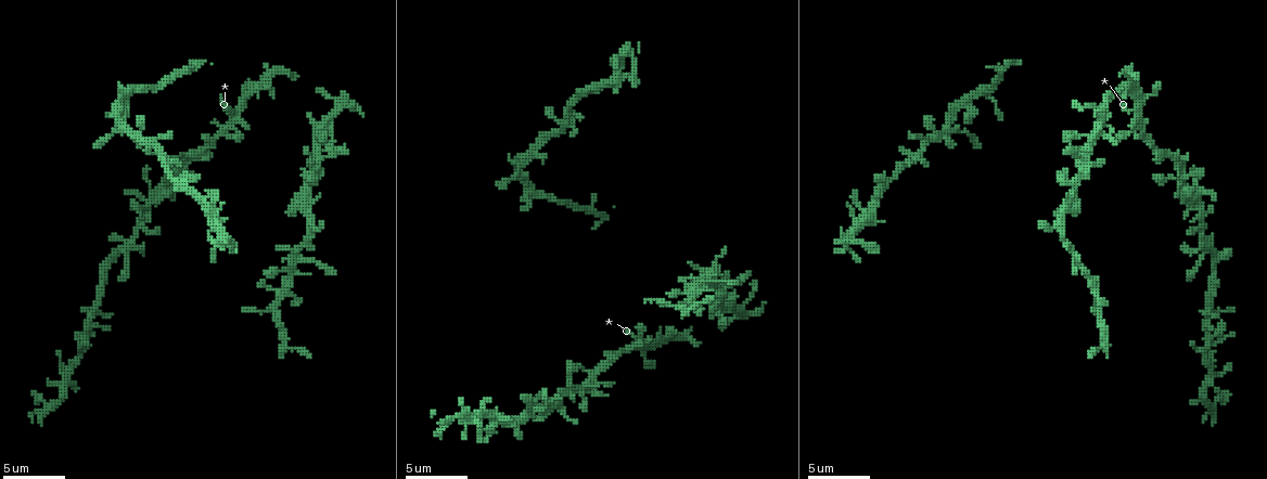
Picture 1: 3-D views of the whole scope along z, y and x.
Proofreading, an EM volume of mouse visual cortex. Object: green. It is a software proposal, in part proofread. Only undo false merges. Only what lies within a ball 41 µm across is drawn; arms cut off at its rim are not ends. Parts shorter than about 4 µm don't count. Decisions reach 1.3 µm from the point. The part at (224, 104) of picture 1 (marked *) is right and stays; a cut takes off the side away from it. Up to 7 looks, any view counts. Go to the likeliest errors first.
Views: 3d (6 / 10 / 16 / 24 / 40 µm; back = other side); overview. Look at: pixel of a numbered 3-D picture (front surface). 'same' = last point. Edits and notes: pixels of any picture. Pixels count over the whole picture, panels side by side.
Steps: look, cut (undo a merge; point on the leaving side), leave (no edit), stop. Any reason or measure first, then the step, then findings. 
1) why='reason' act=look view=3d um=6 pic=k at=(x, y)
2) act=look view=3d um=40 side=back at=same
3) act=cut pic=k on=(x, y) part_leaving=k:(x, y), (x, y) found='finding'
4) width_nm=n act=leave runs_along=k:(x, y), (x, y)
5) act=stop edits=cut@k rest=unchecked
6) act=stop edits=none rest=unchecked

why='calibre changes' act=look view=3d um=10 pic=1 at=(1102, 339)

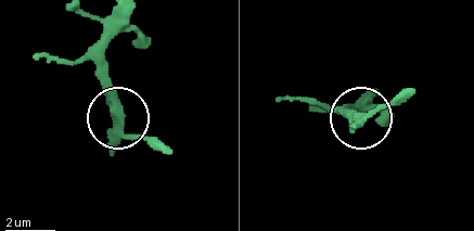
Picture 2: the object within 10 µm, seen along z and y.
act=leave runs_along=2:(111, 17), (102, 54), (104, 92), (123, 129), (163, 152) found='one neuron here'

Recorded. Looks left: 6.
why='looks like a crossing' act=look view=3d um=6 pic=1 at=(241, 110)

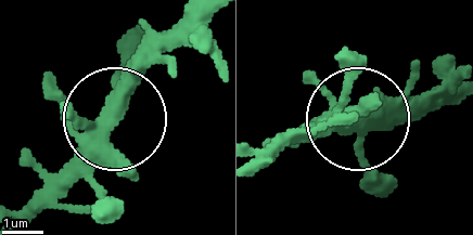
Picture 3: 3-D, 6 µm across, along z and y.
width_nm=380 act=leave runs_along=3:(61, 104), (103, 125), (40, 190) found='continuous, no second neuron'

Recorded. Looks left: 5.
why='four-way junction' act=look view=3d um=10 pic=1 at=(482, 413)

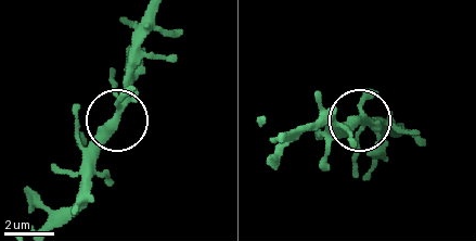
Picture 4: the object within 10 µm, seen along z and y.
act=look view=3d um=6 pic=4 at=(116, 116)

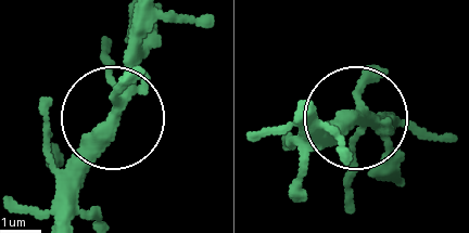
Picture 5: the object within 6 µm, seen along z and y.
width_nm=290 act=leave runs_along=5:(146, 17), (139, 90), (63, 201) found='all the same neuron'

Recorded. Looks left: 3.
act=stop edits=none rest=unchecked

